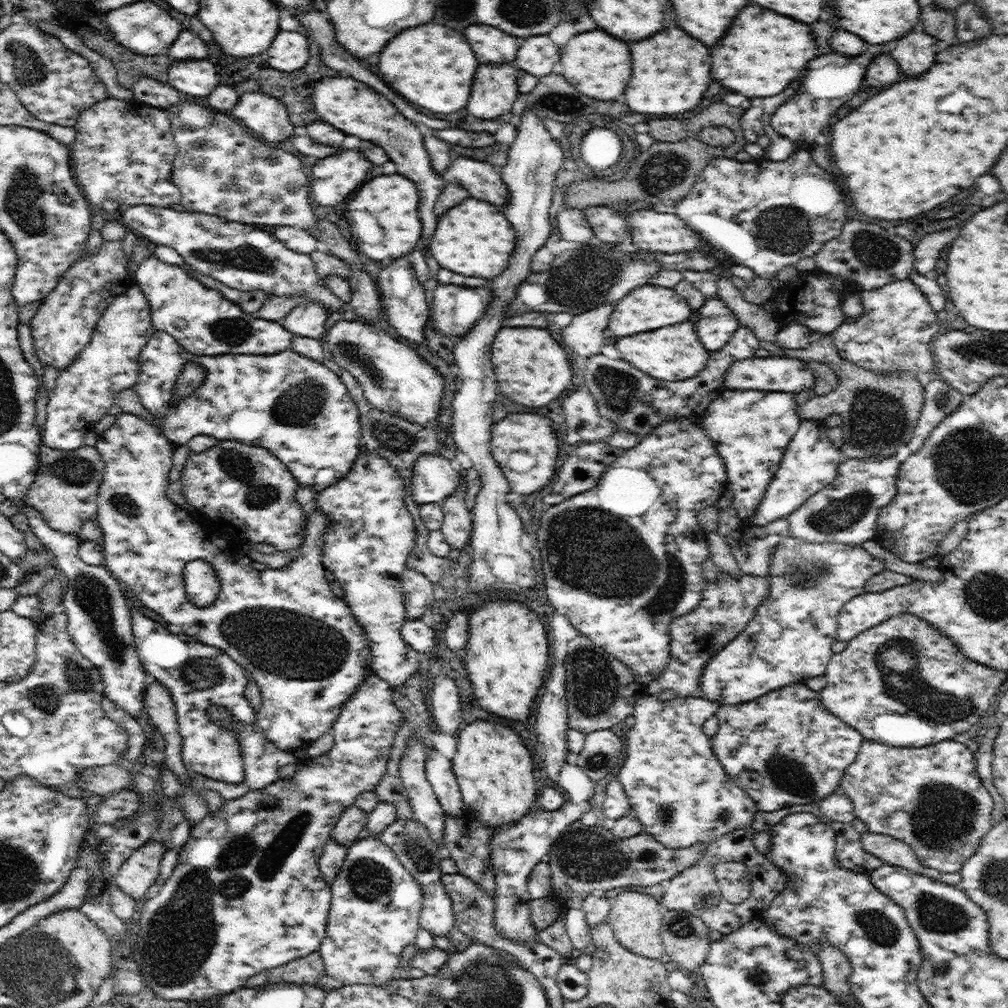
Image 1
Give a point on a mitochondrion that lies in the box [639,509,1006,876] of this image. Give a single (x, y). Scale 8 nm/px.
(954, 814)

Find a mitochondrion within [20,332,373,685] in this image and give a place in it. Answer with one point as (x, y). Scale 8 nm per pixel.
(94, 596)

